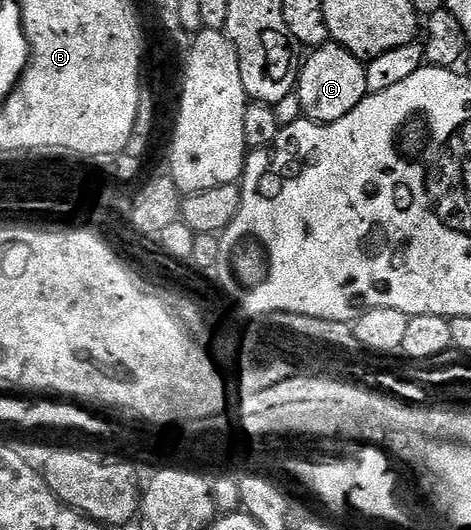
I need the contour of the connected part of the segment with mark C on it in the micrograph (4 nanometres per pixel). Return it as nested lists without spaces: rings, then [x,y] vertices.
[[[328,42],[314,49],[307,61],[302,61],[297,72],[297,95],[301,102],[301,110],[306,119],[316,124],[332,124],[337,118],[345,118],[349,110],[353,110],[368,96],[364,61],[357,59],[347,48]]]

